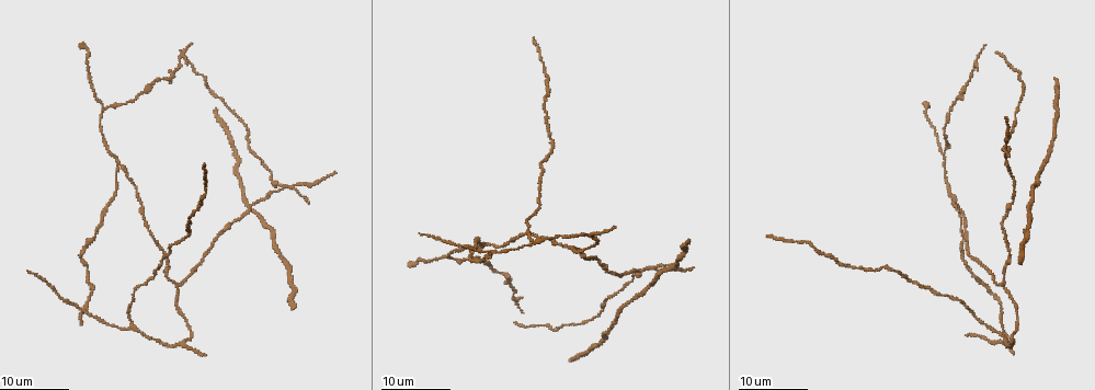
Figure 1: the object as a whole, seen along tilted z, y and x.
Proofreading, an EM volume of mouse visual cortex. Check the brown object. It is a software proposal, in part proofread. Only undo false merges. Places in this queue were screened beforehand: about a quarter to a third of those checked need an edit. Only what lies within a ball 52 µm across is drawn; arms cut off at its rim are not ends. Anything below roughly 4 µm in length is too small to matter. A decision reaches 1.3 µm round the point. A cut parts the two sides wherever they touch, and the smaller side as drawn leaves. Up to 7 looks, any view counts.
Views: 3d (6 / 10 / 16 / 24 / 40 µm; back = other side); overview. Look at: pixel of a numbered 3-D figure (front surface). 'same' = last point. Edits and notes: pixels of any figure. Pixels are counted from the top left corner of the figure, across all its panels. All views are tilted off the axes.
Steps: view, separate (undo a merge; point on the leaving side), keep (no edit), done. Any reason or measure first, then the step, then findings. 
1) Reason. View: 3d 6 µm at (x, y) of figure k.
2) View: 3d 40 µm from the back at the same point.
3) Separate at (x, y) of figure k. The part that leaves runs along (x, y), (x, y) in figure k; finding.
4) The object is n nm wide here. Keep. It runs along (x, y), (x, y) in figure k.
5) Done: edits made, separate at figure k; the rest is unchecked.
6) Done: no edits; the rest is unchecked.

Branch point. View: 3d 24 µm at (941, 155) of figure 1.

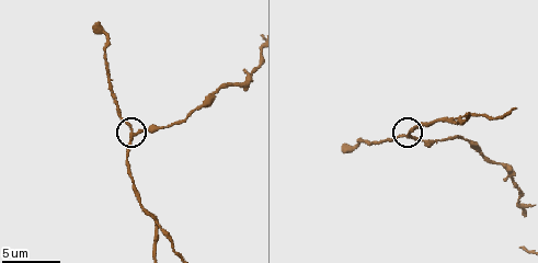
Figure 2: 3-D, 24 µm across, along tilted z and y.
View: 3d 10 µm at (131, 134) of figure 2.

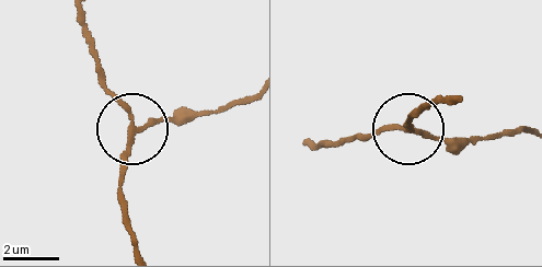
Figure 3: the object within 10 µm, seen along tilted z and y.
Separate at (176, 118) of figure 3. The part that leaves runs along (146, 126), (251, 101) in figure 3; a second cell is stuck on.

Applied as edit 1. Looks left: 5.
Three arms meet. View: 3d 10 µm at (456, 124) of figure 2.

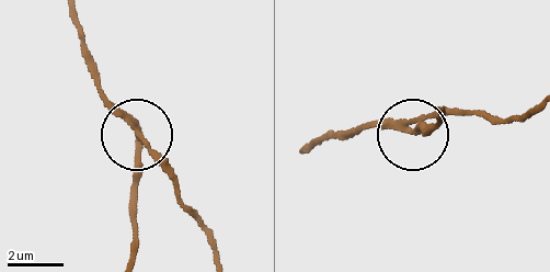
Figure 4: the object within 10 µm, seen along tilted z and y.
The object is 180 nm wide here. Separate at (138, 169) of figure 4. The part that leaves runs along (139, 128), (133, 254) in figure 4; two cells meet here.

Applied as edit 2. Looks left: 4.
View: overview.

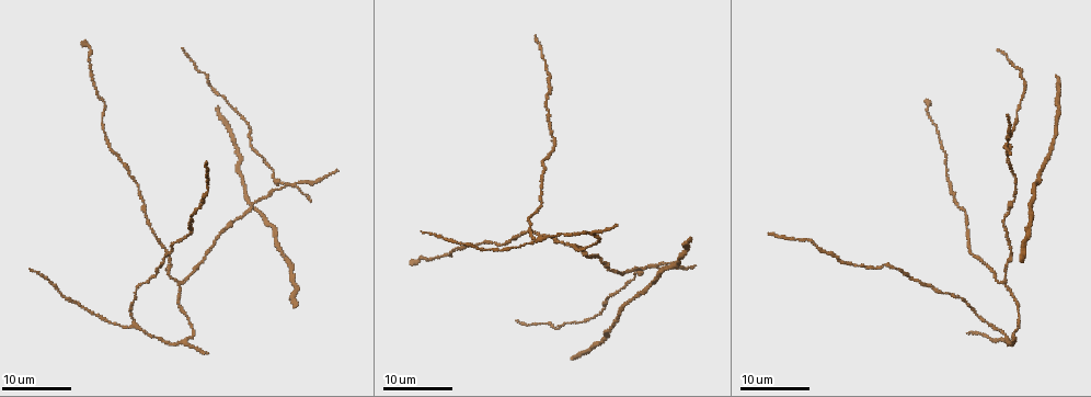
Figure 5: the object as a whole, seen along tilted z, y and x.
Branch point. View: 3d 24 µm at (571, 244) of figure 5.

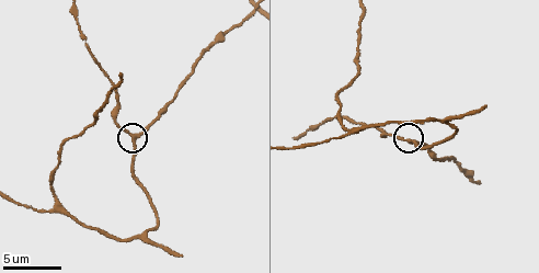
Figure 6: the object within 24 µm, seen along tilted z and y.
View: 3d 10 µm at (137, 134) of figure 6.

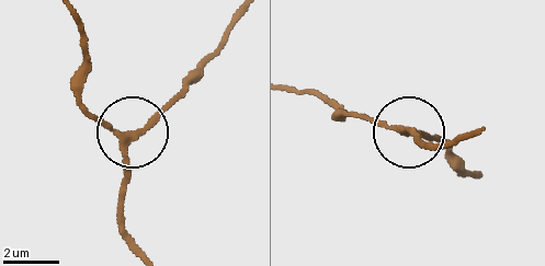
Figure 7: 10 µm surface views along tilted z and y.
The side arm is 44 µm long. Keep. It runs along (143, 250), (124, 212), (127, 137), (93, 120), (78, 103) in figure 7; all the same cell.

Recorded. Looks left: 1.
Done: edits made, separate at figure 3, separate at figure 4; the rest is unchecked.

